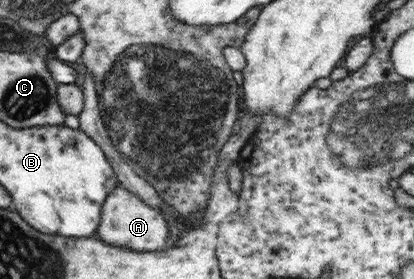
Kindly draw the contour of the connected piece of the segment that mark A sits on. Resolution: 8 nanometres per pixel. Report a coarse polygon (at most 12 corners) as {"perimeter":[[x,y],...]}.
{"perimeter":[[116,184],[95,238],[144,253],[162,250],[162,212]]}

